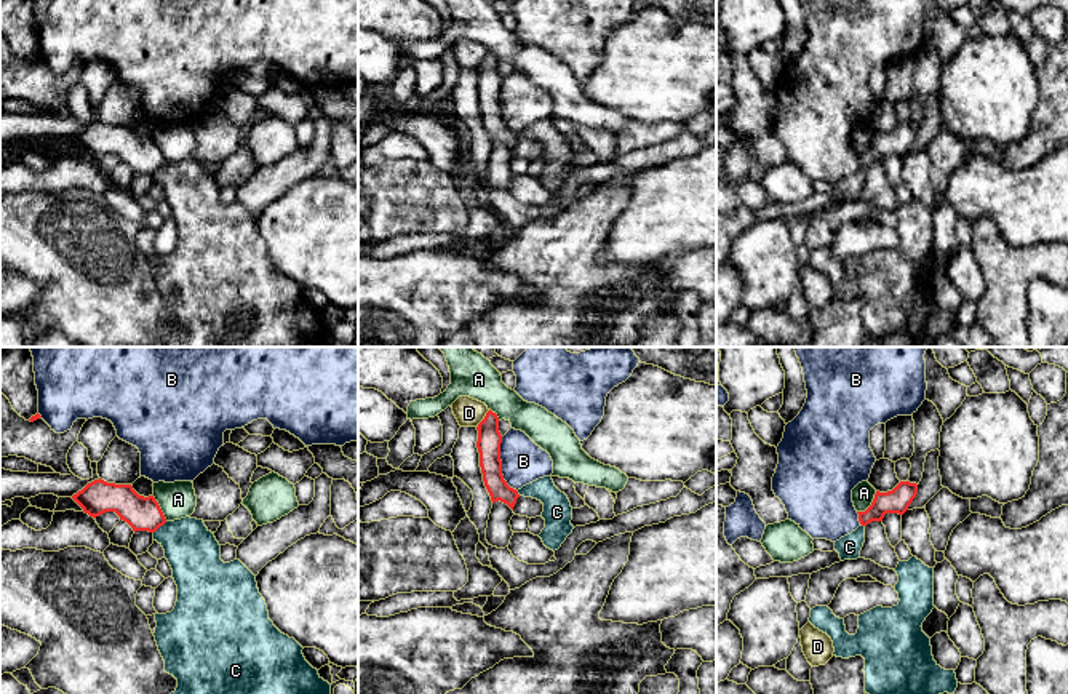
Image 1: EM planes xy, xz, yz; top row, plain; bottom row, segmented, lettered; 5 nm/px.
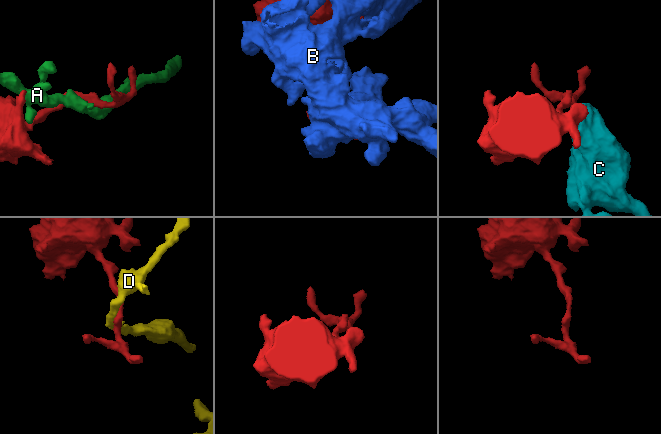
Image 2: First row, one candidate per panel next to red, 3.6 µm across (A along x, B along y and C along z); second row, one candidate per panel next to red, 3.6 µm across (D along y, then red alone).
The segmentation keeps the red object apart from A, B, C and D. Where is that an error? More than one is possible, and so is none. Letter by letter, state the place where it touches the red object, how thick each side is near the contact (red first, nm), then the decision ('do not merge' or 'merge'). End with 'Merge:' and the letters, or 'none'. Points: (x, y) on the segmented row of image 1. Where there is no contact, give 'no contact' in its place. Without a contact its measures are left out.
A: meets red in yz at (872, 504); 130 nm thick on the red side, 110 nm on the other; do not merge
B: meets red in xz at (501, 466); 120 nm thick on the red side, 220 nm on the other; do not merge
C: meets red in xy at (160, 525); 180 nm thick on the red side, 260 nm on the other; do not merge
D: meets red in xz at (483, 419); 120 nm thick on the red side, 140 nm on the other; do not merge
Merge: none

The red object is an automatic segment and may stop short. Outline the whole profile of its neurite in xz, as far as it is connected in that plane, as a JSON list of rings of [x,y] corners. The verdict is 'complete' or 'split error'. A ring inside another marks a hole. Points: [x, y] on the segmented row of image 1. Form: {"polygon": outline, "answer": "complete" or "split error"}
{"polygon": [[[491,409],[478,424],[476,448],[480,453],[480,467],[484,486],[491,496],[492,504],[500,501],[512,510],[520,497],[518,491],[510,488],[502,475],[499,417]]], "answer": "complete"}

